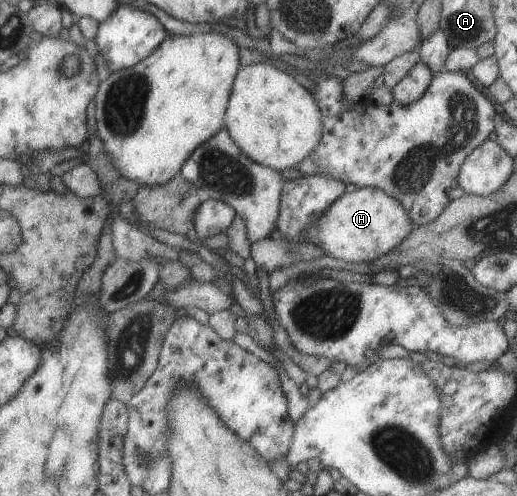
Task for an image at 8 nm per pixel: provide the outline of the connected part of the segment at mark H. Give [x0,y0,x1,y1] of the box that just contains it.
[301,188,414,262]

